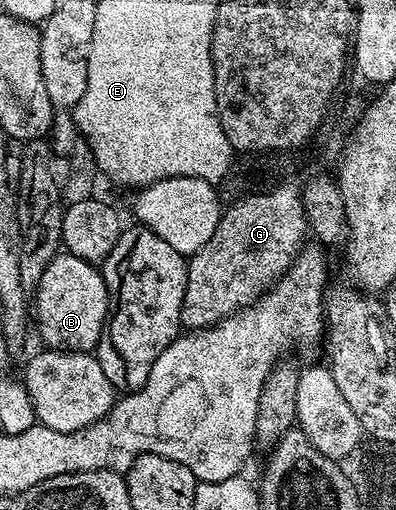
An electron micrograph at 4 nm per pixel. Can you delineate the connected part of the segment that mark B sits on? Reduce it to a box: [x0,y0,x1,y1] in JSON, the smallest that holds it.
[33,251,107,353]

